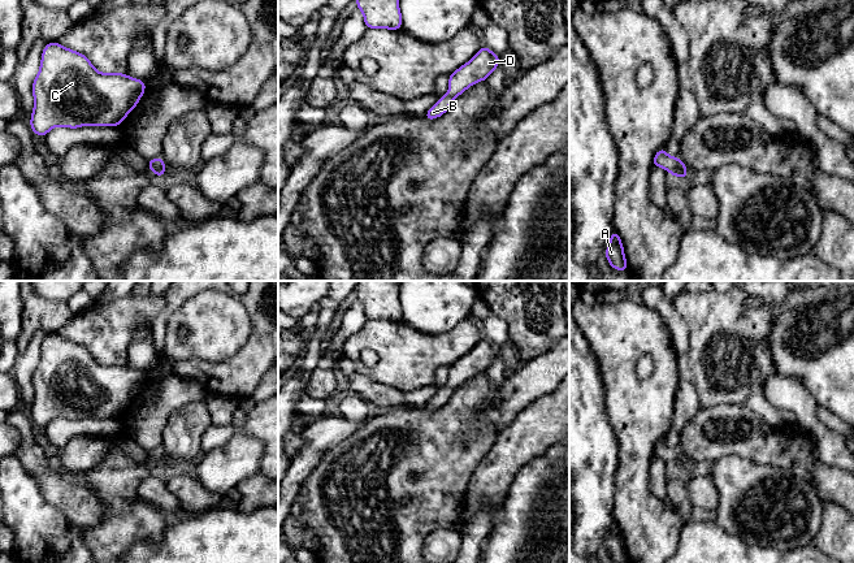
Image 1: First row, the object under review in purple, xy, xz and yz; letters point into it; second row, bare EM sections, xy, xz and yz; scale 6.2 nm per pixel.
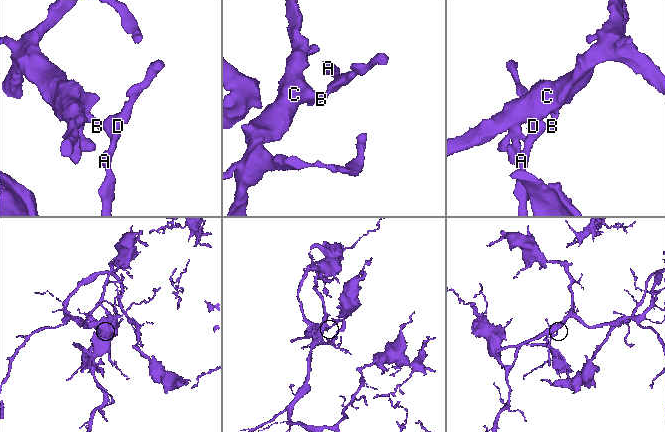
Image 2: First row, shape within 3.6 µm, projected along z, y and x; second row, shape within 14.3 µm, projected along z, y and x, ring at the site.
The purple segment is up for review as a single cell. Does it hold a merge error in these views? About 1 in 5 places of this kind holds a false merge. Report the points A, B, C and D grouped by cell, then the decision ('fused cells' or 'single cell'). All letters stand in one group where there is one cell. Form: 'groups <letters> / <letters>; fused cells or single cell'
groups A B C D; single cell

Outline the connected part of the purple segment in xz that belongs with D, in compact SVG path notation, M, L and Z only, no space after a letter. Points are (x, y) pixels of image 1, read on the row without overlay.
M484 335L467 355L450 365L448 384L438 389L435 397L426 403L424 410L432 412L445 406L455 389L461 386L476 373L486 372L499 355L499 347Z

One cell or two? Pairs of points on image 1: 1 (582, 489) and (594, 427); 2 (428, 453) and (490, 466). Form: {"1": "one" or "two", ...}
{"1": "one", "2": "two"}

